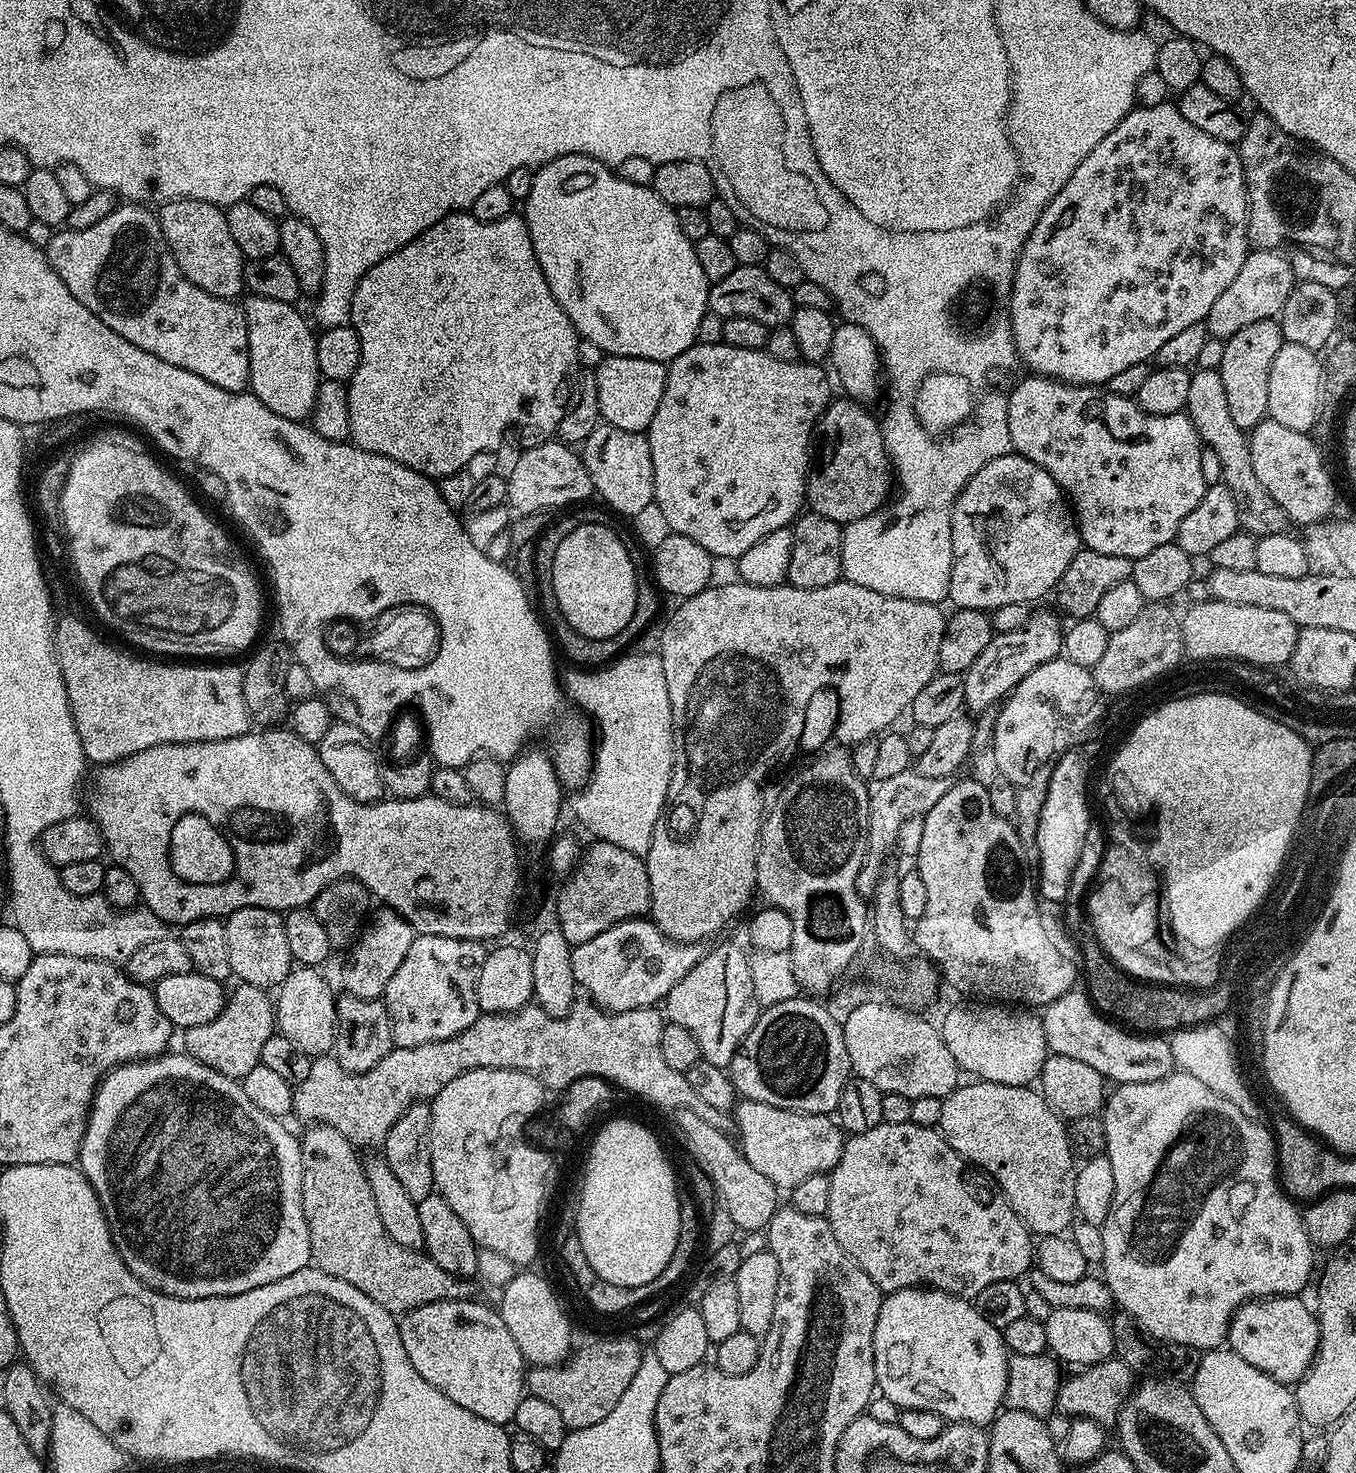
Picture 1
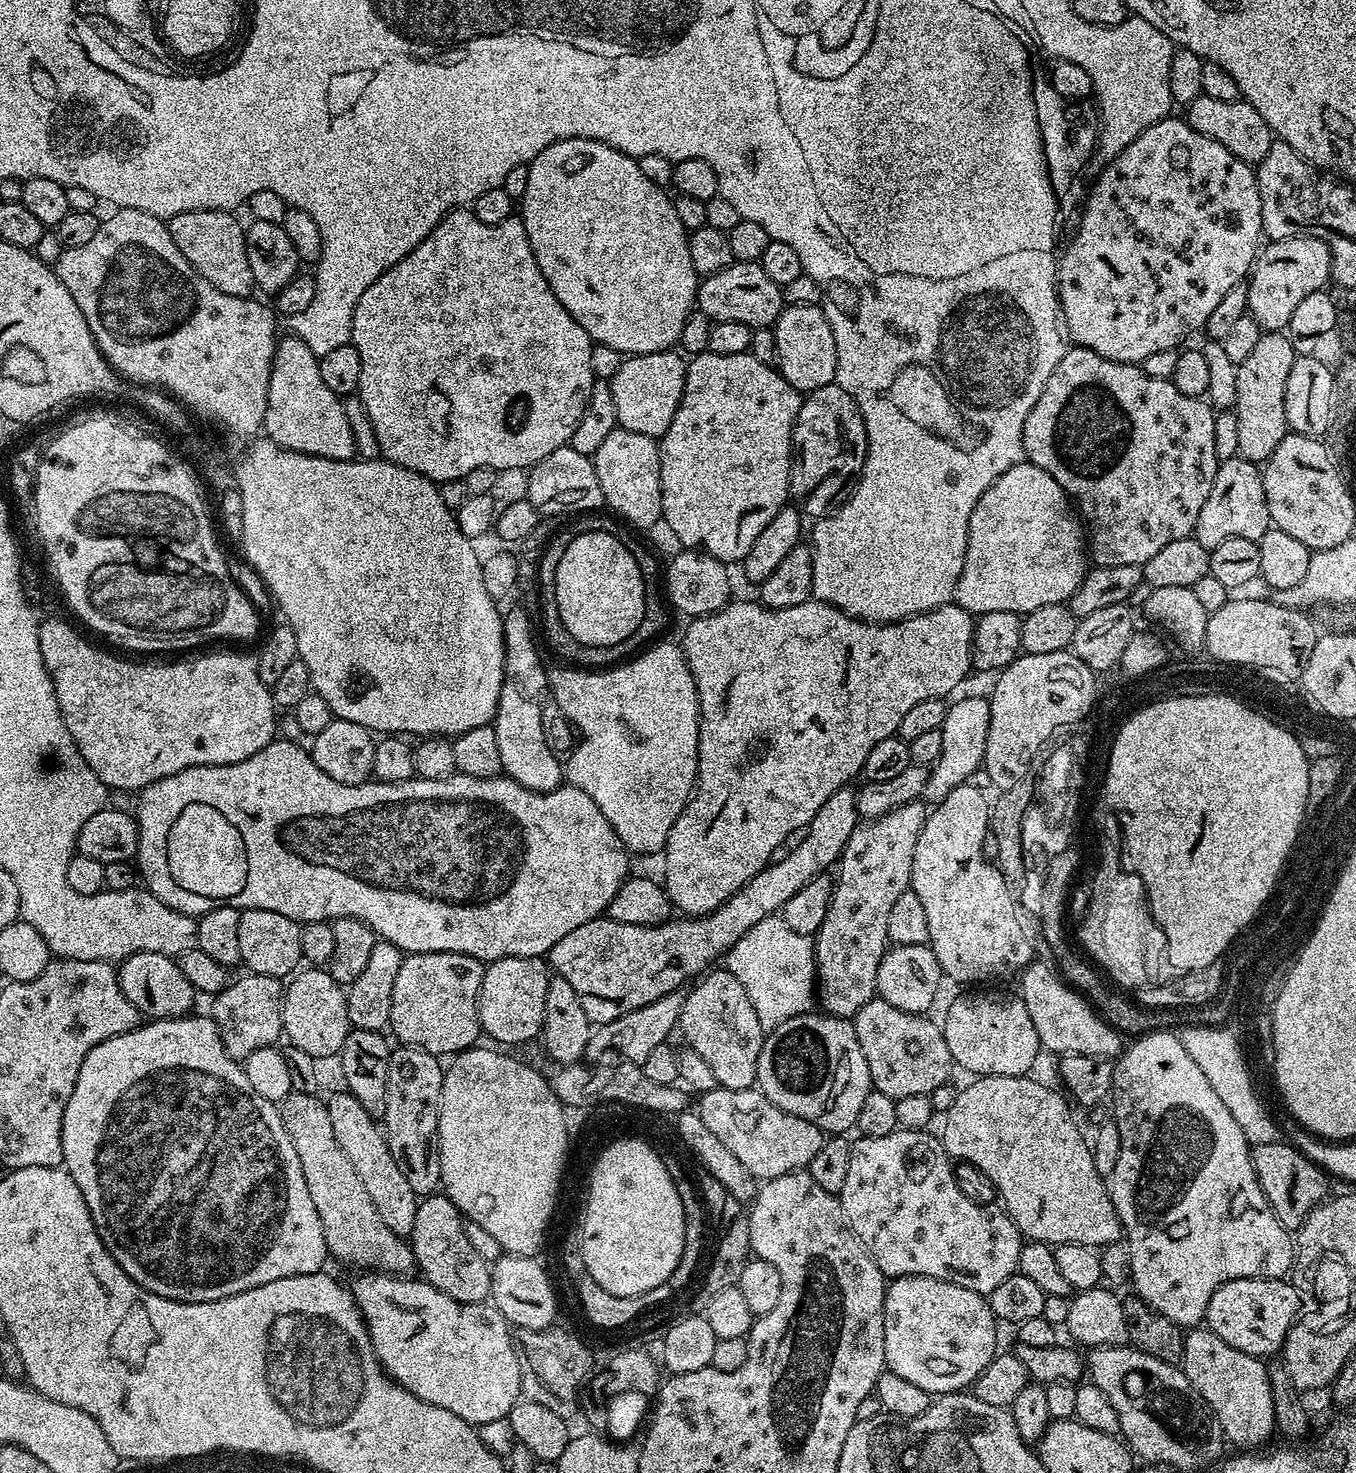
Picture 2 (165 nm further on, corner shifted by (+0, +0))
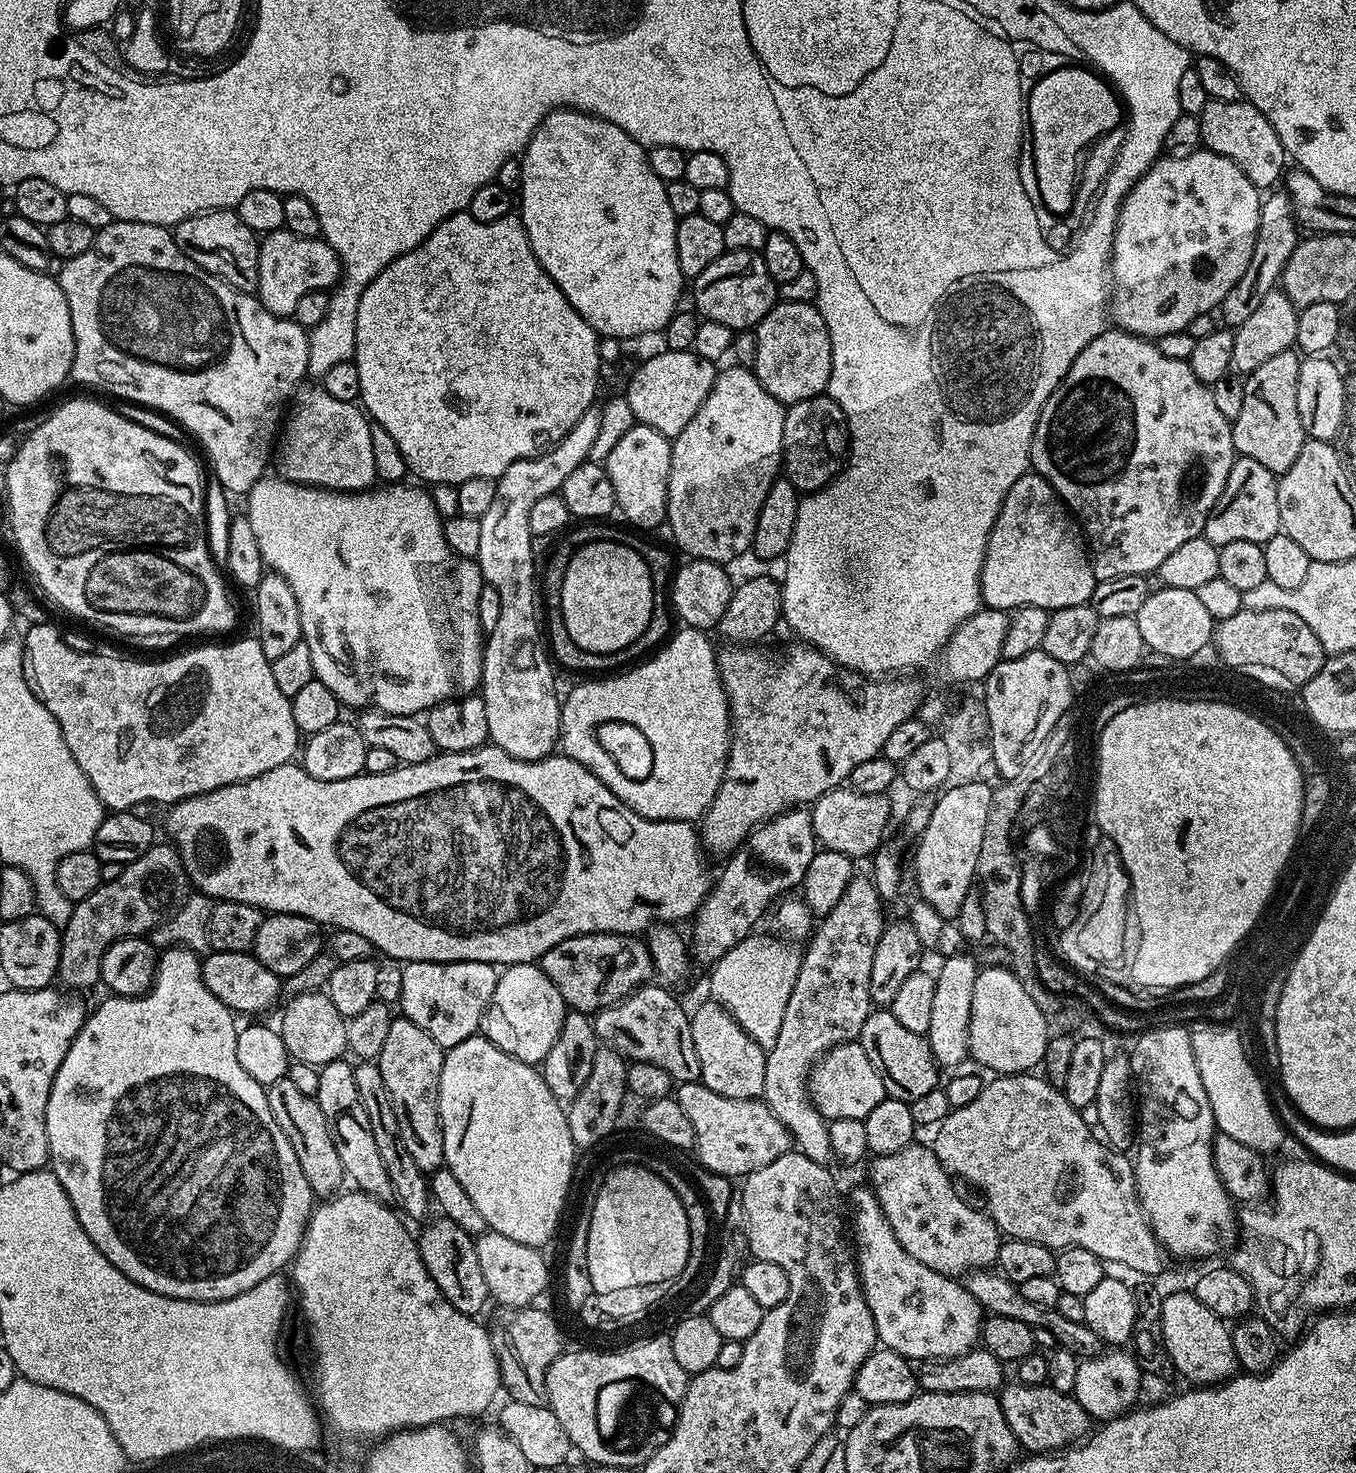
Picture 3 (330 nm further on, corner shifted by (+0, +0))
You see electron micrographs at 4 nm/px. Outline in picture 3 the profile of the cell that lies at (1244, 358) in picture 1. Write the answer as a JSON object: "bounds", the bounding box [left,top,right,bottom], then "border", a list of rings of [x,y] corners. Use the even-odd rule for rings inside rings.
{"bounds":[1231,350,1306,474],"border":[[[1289,350],[1262,362],[1258,370],[1247,373],[1244,380],[1246,402],[1242,402],[1238,418],[1231,421],[1237,453],[1254,458],[1254,462],[1266,466],[1266,470],[1273,474],[1285,472],[1294,466],[1294,458],[1298,458],[1306,439],[1302,418],[1298,418],[1300,361],[1301,357],[1295,351]]]}

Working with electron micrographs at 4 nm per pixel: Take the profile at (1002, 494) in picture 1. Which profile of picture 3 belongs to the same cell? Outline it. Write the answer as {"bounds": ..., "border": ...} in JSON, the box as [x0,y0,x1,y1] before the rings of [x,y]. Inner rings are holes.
{"bounds":[980,474,1097,610],"border":[[[1035,474],[1018,478],[1018,482],[1010,486],[1002,502],[1002,510],[990,530],[980,575],[981,601],[989,608],[1005,610],[1026,606],[1055,610],[1089,603],[1097,583],[1082,529],[1060,495],[1052,489],[1051,482]]]}

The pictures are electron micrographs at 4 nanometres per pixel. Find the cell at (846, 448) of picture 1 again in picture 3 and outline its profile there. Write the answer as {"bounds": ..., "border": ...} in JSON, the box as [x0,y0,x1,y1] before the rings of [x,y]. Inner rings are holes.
{"bounds":[782,394,850,494],"border":[[[825,394],[787,405],[782,446],[782,472],[796,487],[797,492],[807,494],[823,488],[840,471],[850,451],[848,423],[838,402],[834,402]]]}

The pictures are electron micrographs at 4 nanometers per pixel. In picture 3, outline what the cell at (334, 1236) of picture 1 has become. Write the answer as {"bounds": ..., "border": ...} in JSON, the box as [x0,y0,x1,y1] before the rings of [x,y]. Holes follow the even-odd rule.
{"bounds":[266,1078,346,1198],"border":[[[287,1078],[267,1085],[266,1091],[270,1114],[274,1114],[274,1122],[282,1126],[282,1134],[290,1138],[290,1146],[294,1146],[294,1154],[298,1157],[298,1166],[302,1166],[302,1174],[306,1182],[310,1182],[313,1193],[317,1197],[328,1198],[333,1195],[334,1190],[343,1189],[346,1177],[342,1170],[342,1161],[338,1158],[338,1150],[334,1150],[332,1131],[326,1122],[326,1114],[322,1114],[322,1106],[318,1106],[315,1096],[302,1094],[302,1090],[298,1090],[294,1082]]]}

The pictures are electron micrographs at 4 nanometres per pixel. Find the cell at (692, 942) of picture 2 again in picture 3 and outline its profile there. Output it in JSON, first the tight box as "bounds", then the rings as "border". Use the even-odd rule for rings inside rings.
{"bounds":[538,932,654,1014],"border":[[[591,932],[566,938],[546,950],[538,963],[550,982],[558,986],[558,994],[562,994],[565,1005],[585,1014],[613,1008],[631,992],[647,985],[654,976],[647,943],[636,936],[619,936],[616,932]]]}

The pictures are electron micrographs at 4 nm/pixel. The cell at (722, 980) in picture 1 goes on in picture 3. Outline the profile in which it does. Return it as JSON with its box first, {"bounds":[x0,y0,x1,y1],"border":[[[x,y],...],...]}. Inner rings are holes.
{"bounds":[690,1002,766,1100],"border":[[[707,1002],[695,1013],[691,1013],[690,1019],[692,1021],[692,1037],[694,1038],[694,1054],[698,1054],[698,1066],[700,1067],[700,1079],[699,1083],[705,1084],[714,1094],[720,1094],[722,1098],[734,1099],[734,1100],[759,1100],[763,1097],[764,1091],[762,1090],[762,1081],[766,1078],[766,1052],[765,1049],[758,1046],[758,1042],[754,1042],[752,1038],[740,1026],[738,1022],[734,1022],[734,1018],[728,1011],[721,1006],[721,1004],[715,1002]]]}

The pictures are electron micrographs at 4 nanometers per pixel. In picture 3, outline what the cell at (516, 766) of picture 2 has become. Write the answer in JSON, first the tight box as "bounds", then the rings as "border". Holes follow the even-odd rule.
{"bounds":[474,406,600,760],"border":[[[596,406],[588,408],[586,414],[582,414],[582,418],[578,418],[578,422],[558,443],[551,445],[551,447],[541,452],[538,456],[531,456],[530,458],[519,460],[510,465],[496,480],[496,493],[494,494],[494,502],[490,505],[490,510],[486,510],[486,514],[479,519],[480,525],[482,526],[482,534],[480,535],[478,554],[474,559],[476,563],[480,565],[480,574],[484,577],[484,583],[494,586],[494,590],[498,590],[498,599],[502,602],[502,611],[500,611],[498,623],[495,624],[492,632],[487,633],[484,642],[484,665],[482,666],[482,674],[480,675],[480,688],[482,689],[484,705],[486,706],[486,726],[488,727],[489,741],[495,744],[497,748],[506,750],[506,754],[510,754],[519,760],[540,760],[543,756],[553,755],[560,738],[560,705],[562,703],[561,697],[559,695],[556,697],[556,680],[552,677],[554,664],[550,659],[549,653],[546,651],[545,641],[542,639],[542,616],[541,613],[540,616],[536,613],[536,604],[538,608],[538,557],[531,553],[530,548],[532,538],[532,531],[528,529],[530,526],[530,510],[533,508],[534,502],[538,502],[538,498],[559,493],[560,487],[566,482],[566,478],[570,478],[570,474],[574,474],[574,470],[578,470],[578,466],[586,463],[590,449],[594,446],[595,436],[598,434],[599,421],[600,408]]]}

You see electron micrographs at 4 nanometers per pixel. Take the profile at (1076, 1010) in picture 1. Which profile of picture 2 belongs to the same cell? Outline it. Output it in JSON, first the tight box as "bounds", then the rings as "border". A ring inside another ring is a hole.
{"bounds":[1018,962,1122,1058],"border":[[[1033,962],[1018,976],[1018,995],[1026,1010],[1030,1010],[1030,1022],[1034,1022],[1034,1030],[1038,1030],[1041,1049],[1045,1053],[1073,1052],[1101,1058],[1119,1057],[1122,1051],[1121,1033],[1117,1032],[1075,988],[1069,988],[1054,971],[1053,965],[1048,964]]]}

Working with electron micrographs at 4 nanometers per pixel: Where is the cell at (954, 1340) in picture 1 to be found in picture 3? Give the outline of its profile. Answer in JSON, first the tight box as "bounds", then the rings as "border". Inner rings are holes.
{"bounds":[850,1187,982,1362],"border":[[[863,1187],[852,1192],[852,1212],[856,1215],[856,1221],[852,1224],[852,1232],[850,1228],[850,1236],[854,1241],[860,1289],[864,1291],[864,1301],[874,1320],[877,1341],[891,1352],[905,1356],[910,1362],[953,1360],[955,1356],[977,1347],[982,1336],[982,1309],[979,1302],[968,1293],[967,1287],[959,1279],[938,1274],[930,1270],[930,1266],[922,1266],[922,1262],[910,1258],[884,1221],[875,1193],[869,1187]]]}

